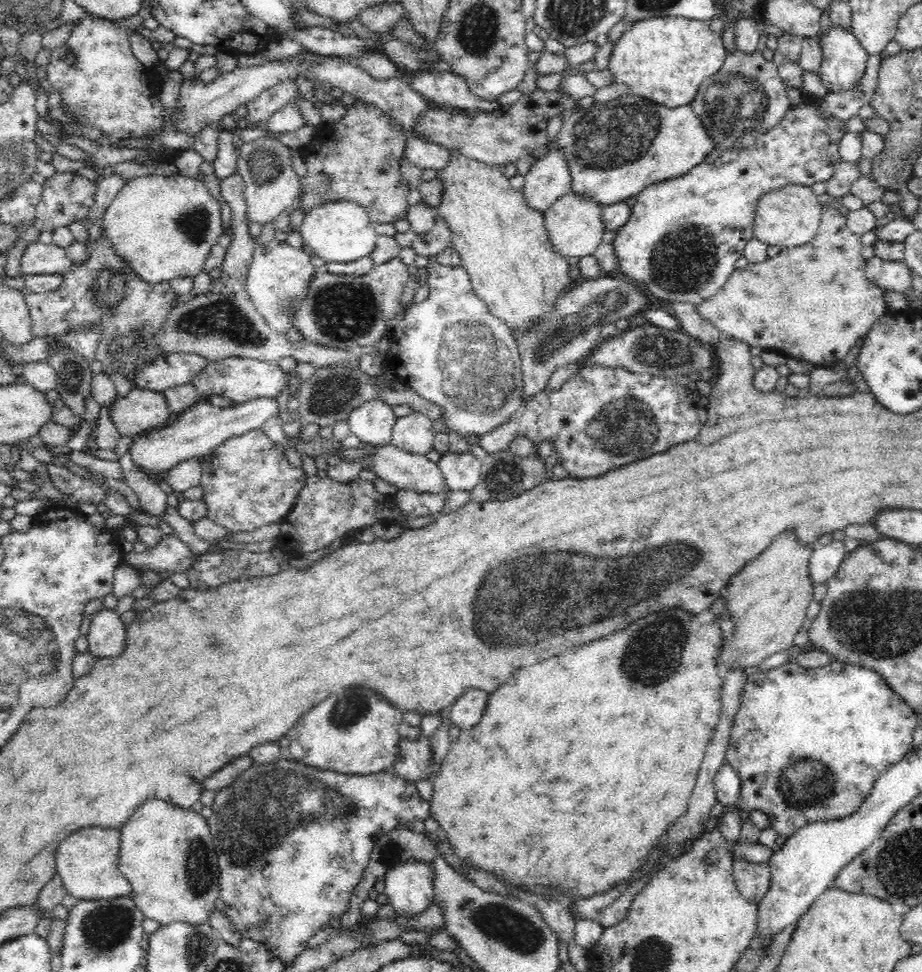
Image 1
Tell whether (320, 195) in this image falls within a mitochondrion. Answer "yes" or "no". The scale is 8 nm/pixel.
no

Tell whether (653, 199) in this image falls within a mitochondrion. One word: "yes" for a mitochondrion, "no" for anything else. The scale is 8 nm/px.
no

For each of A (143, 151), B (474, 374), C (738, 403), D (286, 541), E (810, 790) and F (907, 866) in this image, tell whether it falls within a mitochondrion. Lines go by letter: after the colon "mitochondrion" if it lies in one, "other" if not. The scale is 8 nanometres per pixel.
A: other
B: mitochondrion
C: other
D: other
E: mitochondrion
F: mitochondrion

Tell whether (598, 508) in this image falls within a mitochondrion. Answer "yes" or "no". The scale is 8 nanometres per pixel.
no

